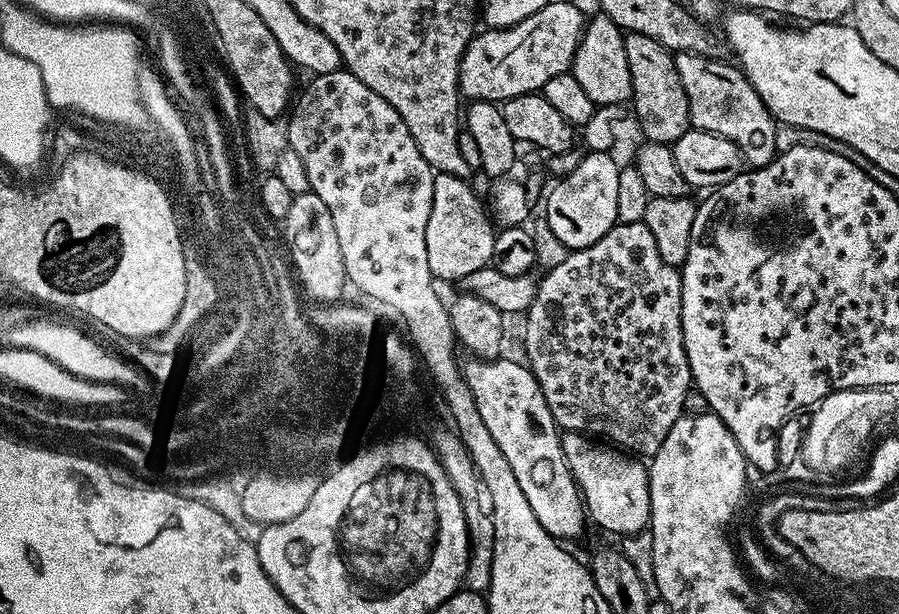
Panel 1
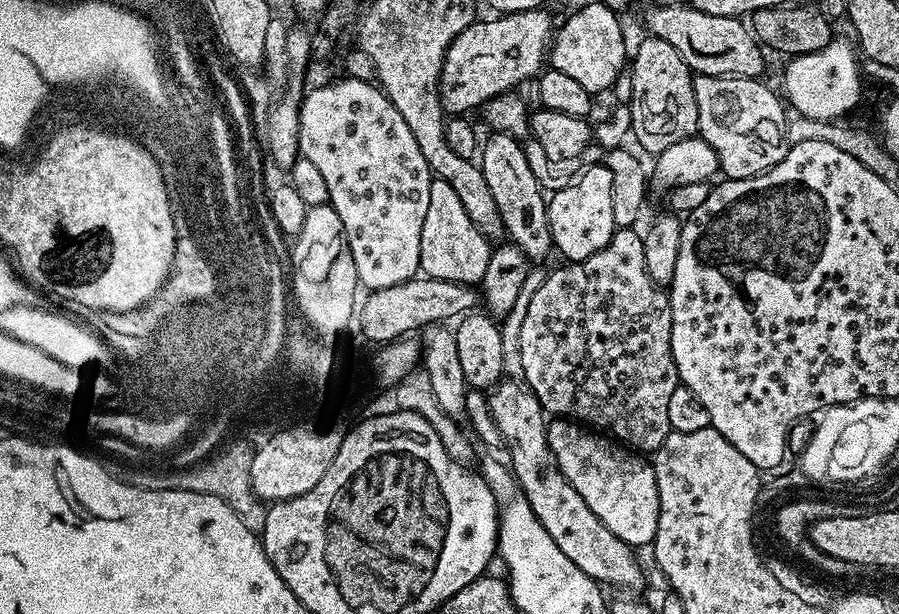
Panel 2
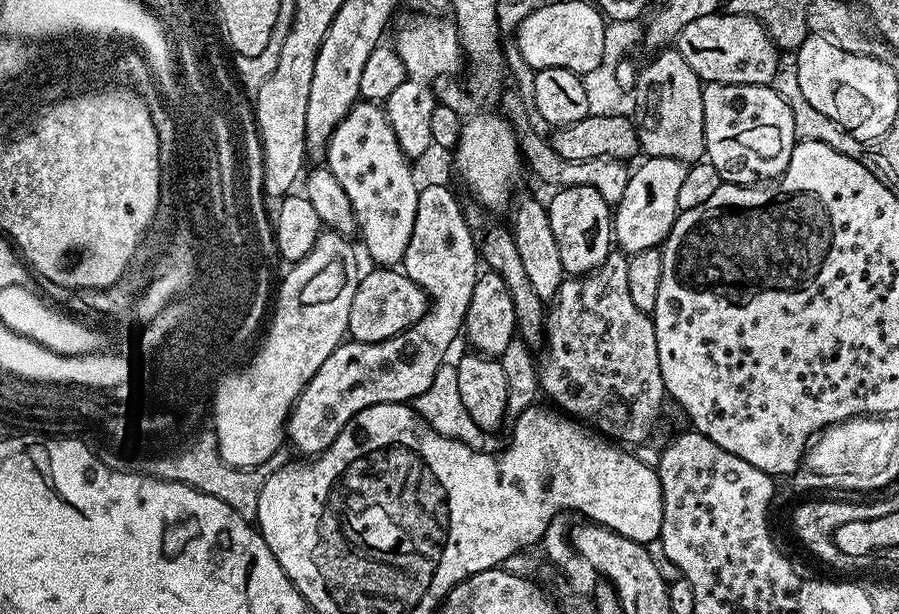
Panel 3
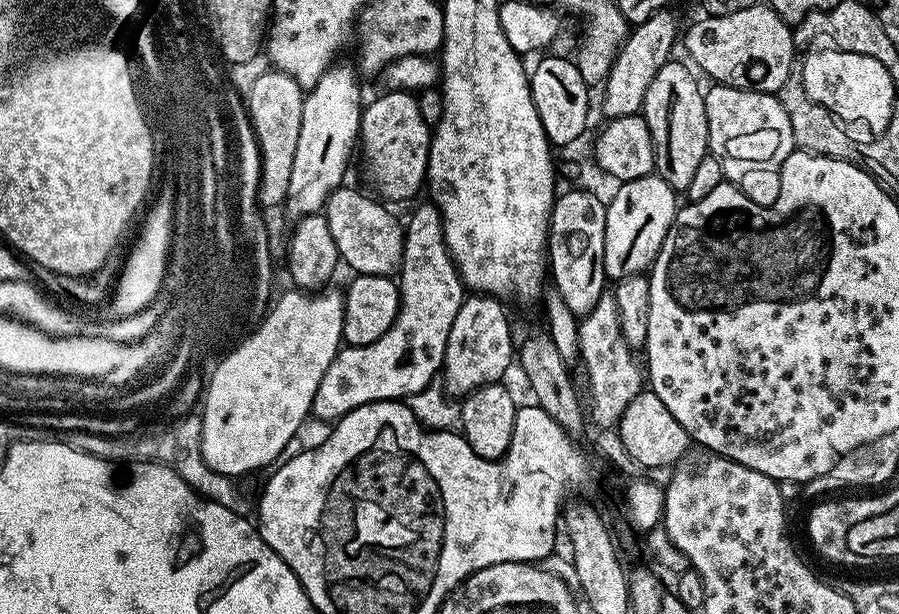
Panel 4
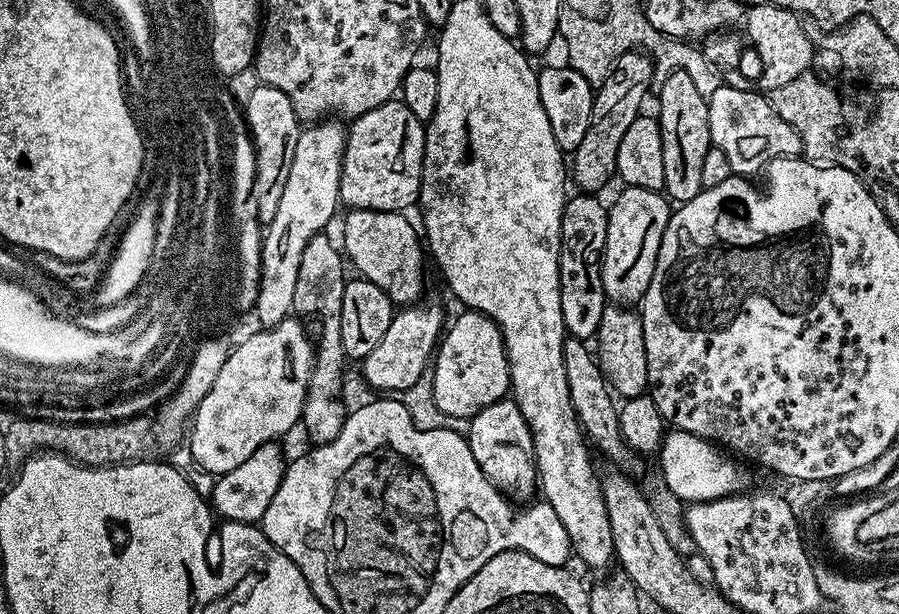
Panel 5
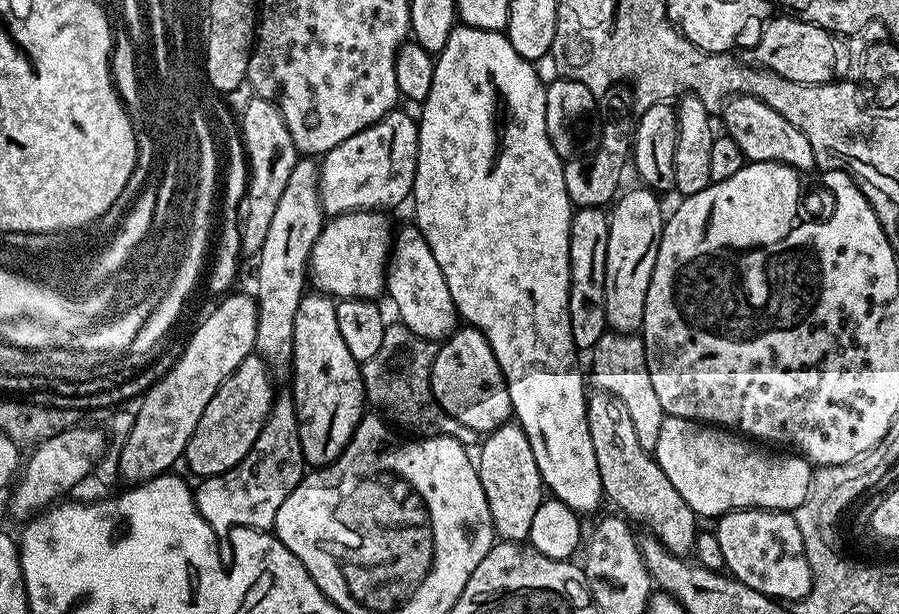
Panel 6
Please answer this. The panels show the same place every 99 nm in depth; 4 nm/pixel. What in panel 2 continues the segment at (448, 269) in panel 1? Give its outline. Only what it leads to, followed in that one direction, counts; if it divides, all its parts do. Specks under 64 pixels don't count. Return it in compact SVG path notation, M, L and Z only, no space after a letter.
M433 179L430 186L430 206L426 206L426 222L422 222L420 243L420 272L434 280L449 280L459 284L479 285L486 274L486 262L490 262L493 245L470 222L470 214L462 207L462 201L450 182Z

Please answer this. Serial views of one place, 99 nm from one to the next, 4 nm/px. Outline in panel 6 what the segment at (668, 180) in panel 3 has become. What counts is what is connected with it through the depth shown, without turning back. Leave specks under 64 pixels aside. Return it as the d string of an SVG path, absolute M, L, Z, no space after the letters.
M637 186L611 209L606 242L606 318L611 331L636 334L644 327L646 290L650 290L658 246L665 232L666 212L660 209L660 200L652 189Z

